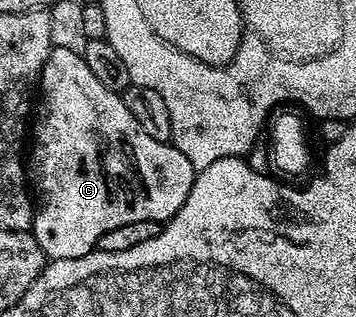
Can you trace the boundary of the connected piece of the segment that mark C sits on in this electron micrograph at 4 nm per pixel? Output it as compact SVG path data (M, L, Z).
M69 48L52 49L49 60L45 60L45 68L39 76L37 86L40 91L43 89L43 115L40 116L39 123L36 126L34 123L33 126L33 138L35 134L33 182L34 185L35 182L39 185L39 198L37 194L37 209L33 214L30 233L35 235L37 244L43 249L43 253L48 259L86 259L98 247L101 236L105 236L105 232L113 232L113 228L121 228L121 224L137 224L137 220L153 220L163 224L182 208L195 183L197 172L193 168L193 164L189 164L185 152L181 152L171 142L153 140L153 136L149 136L149 132L145 132L145 128L141 128L141 124L137 124L137 116L133 116L133 112L129 112L129 108L125 108L122 93L105 88L105 84L101 84L101 80L97 80L97 76L93 76L93 71L89 69L89 64L85 64L82 54L69 52Z

